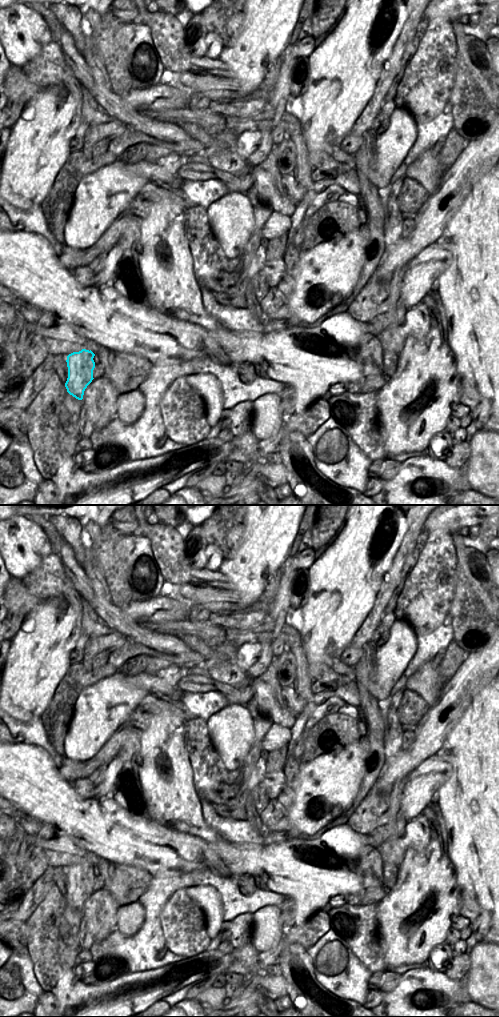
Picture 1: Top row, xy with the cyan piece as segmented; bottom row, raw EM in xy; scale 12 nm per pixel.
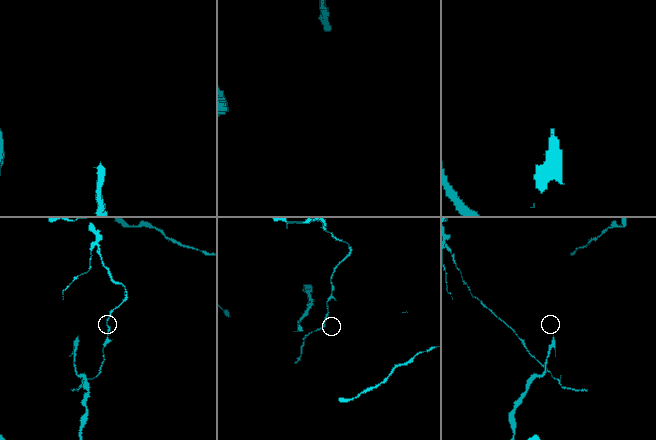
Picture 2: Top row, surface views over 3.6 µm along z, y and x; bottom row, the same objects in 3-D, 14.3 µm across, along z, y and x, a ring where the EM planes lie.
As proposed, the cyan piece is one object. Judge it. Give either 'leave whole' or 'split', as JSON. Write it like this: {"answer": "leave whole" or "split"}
{"answer": "split"}

